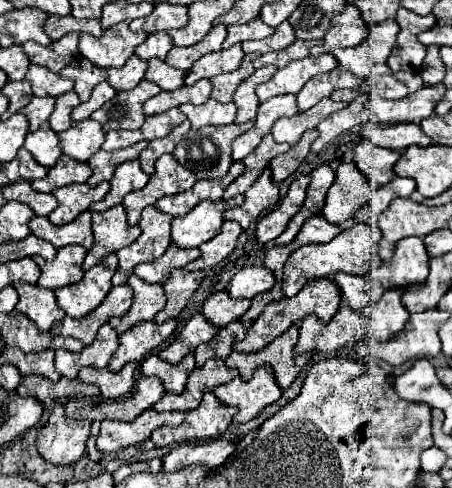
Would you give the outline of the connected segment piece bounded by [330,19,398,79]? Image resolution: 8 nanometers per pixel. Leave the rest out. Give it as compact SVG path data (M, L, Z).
M386 19L378 25L372 25L360 45L348 49L332 49L330 53L338 59L340 69L346 69L360 79L388 75L390 69L386 65L386 57L392 51L396 35L398 23L394 19Z

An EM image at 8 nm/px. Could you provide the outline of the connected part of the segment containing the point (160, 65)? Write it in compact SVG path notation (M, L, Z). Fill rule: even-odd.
M150 59L148 61L148 71L146 71L144 79L156 83L164 91L174 91L180 85L184 85L184 75L186 75L184 71L172 69L170 65L166 65L160 59Z

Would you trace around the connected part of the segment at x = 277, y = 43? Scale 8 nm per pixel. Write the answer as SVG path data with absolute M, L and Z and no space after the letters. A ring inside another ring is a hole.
M284 21L274 29L274 33L270 37L266 37L262 41L244 41L242 49L244 49L244 53L268 53L268 51L286 49L294 41L296 41L294 29L288 21Z

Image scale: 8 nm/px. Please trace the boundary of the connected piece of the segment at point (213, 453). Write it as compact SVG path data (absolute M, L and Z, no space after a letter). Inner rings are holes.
M212 439L206 443L180 443L164 457L164 471L178 471L188 465L206 465L216 469L228 461L236 445L226 439Z

